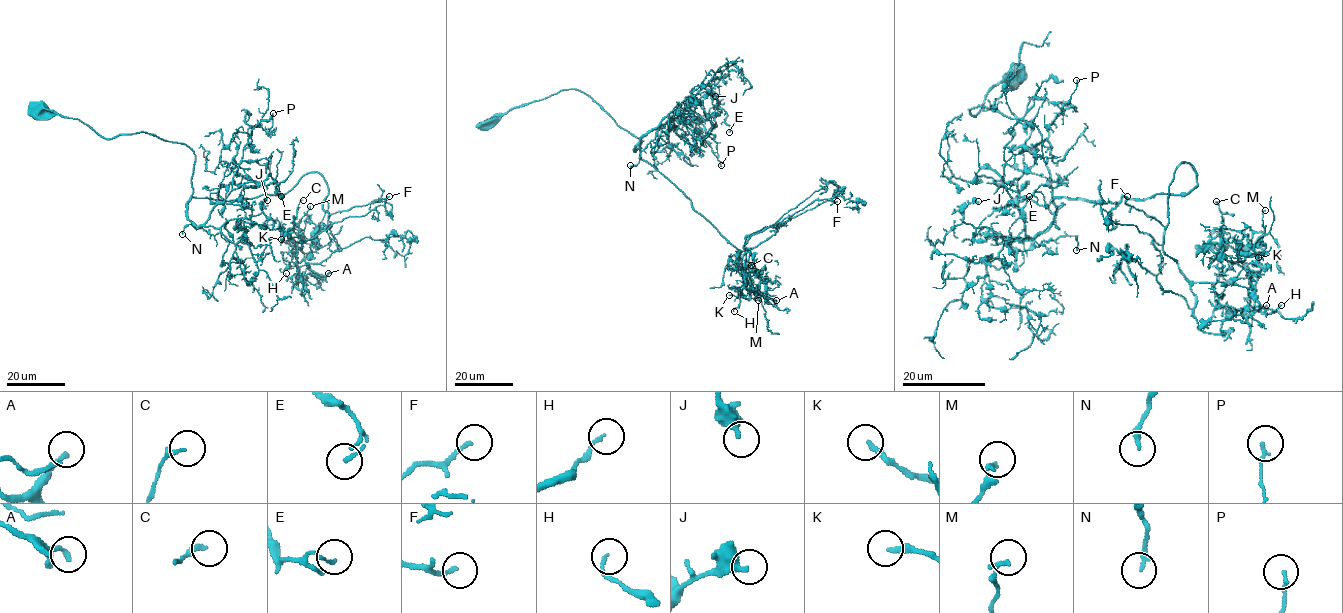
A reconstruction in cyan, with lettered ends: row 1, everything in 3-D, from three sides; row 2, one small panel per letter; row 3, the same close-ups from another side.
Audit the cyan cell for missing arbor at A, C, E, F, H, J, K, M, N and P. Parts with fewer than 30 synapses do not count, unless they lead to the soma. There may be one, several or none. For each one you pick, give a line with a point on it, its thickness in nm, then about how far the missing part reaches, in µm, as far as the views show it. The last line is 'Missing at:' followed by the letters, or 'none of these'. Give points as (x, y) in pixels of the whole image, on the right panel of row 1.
F: place (1127, 196); calibre 170 nm; missing 25 µm
J: place (978, 201); calibre 420 nm; missing 20 µm
Missing at: F, J

